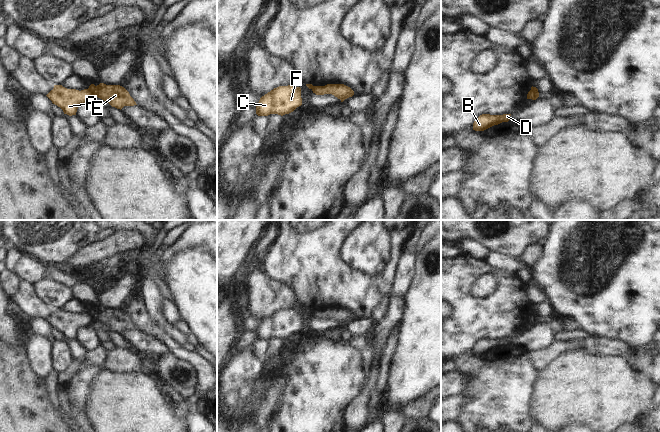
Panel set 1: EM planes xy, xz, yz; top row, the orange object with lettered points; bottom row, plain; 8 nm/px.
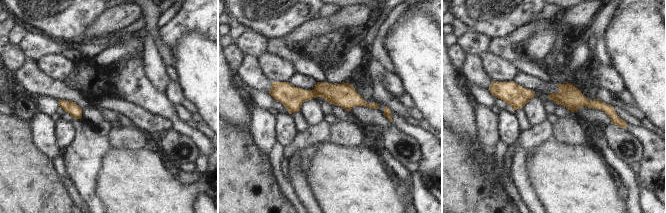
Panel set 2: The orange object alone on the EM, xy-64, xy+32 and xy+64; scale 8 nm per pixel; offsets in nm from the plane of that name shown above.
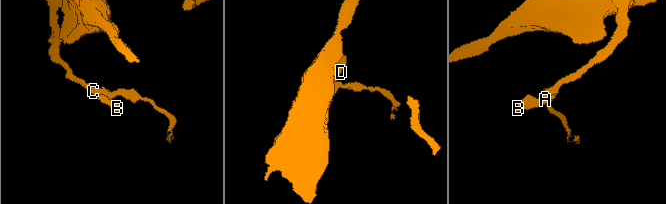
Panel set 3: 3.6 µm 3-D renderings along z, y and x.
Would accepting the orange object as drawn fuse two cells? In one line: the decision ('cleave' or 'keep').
cleave

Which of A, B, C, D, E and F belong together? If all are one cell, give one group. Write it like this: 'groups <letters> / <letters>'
groups A B C D F / E

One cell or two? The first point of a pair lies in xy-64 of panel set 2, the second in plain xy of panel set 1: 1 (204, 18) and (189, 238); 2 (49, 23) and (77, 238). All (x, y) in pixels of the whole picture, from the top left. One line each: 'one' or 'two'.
1: one
2: one

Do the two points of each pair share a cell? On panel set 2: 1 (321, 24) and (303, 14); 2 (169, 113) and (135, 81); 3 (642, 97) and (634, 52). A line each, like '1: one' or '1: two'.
1: two
2: one
3: one

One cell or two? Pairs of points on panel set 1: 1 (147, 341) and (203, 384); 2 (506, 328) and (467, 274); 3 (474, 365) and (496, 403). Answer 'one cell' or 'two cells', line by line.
1: two cells
2: one cell
3: one cell

